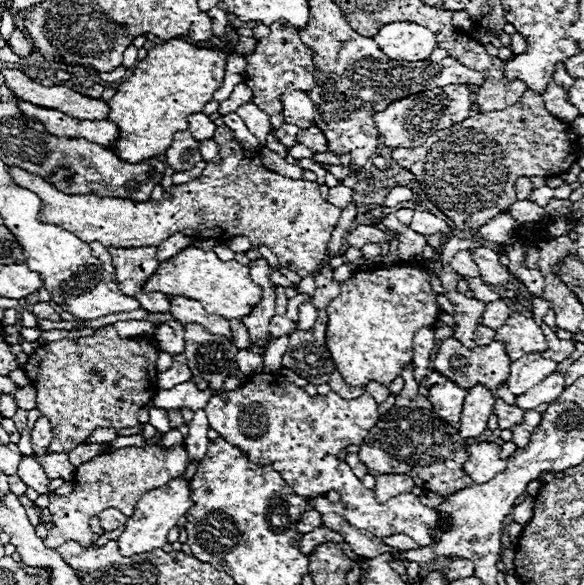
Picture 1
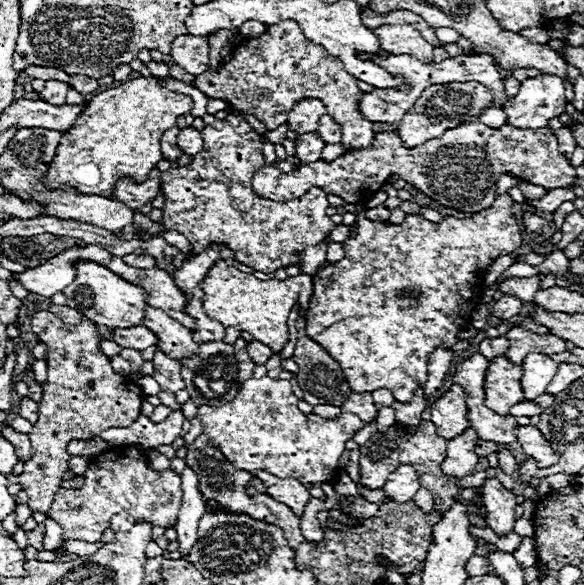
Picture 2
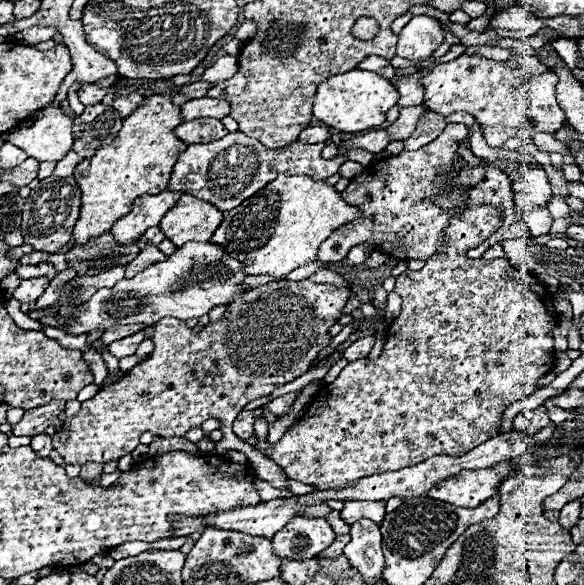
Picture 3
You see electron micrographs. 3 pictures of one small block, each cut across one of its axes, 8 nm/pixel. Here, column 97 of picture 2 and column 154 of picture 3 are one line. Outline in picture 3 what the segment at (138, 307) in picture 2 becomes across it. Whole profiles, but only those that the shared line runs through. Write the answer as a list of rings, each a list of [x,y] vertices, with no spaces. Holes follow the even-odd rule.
[[[186,242],[174,254],[170,254],[166,260],[148,266],[146,270],[142,270],[140,274],[136,274],[130,280],[128,278],[120,280],[112,288],[100,288],[88,302],[78,306],[72,316],[66,316],[66,318],[58,318],[56,316],[56,320],[60,324],[70,326],[68,334],[78,336],[78,334],[88,334],[90,330],[96,330],[96,328],[106,330],[106,328],[116,326],[116,324],[146,324],[146,326],[154,326],[160,318],[166,318],[166,316],[172,316],[172,318],[178,318],[178,320],[200,318],[200,316],[208,314],[212,308],[228,306],[232,300],[242,296],[246,292],[246,288],[242,286],[244,278],[246,278],[244,264],[240,260],[232,258],[218,244],[214,244],[214,242]]]

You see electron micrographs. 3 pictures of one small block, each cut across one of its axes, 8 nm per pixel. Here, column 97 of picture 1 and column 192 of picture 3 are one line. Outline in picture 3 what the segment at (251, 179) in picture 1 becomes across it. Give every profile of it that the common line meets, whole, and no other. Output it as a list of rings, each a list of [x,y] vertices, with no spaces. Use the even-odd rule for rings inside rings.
[[[182,194],[158,226],[172,244],[182,246],[184,242],[208,242],[222,220],[224,214],[210,202]]]

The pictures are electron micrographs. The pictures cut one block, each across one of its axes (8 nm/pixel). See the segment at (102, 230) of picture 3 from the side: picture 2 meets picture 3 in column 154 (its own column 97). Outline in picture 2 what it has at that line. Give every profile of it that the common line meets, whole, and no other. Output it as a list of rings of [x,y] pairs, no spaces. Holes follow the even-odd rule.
[[[140,76],[96,94],[78,116],[78,122],[62,136],[42,182],[50,190],[68,184],[84,194],[102,194],[108,198],[120,178],[144,182],[150,170],[162,160],[160,136],[176,126],[178,116],[192,112],[192,106],[190,96],[164,88],[156,76]]]

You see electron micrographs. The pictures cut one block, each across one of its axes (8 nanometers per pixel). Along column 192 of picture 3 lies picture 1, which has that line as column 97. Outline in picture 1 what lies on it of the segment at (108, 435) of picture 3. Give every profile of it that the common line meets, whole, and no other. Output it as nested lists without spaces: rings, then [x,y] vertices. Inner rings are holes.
[[[104,326],[94,336],[78,338],[78,340],[56,340],[36,348],[30,360],[24,364],[24,372],[37,390],[36,408],[42,416],[46,416],[52,424],[52,442],[48,446],[48,454],[54,452],[68,453],[78,444],[84,444],[86,438],[96,428],[134,428],[138,424],[138,410],[152,402],[158,392],[158,340],[130,336],[120,338],[112,326]]]

